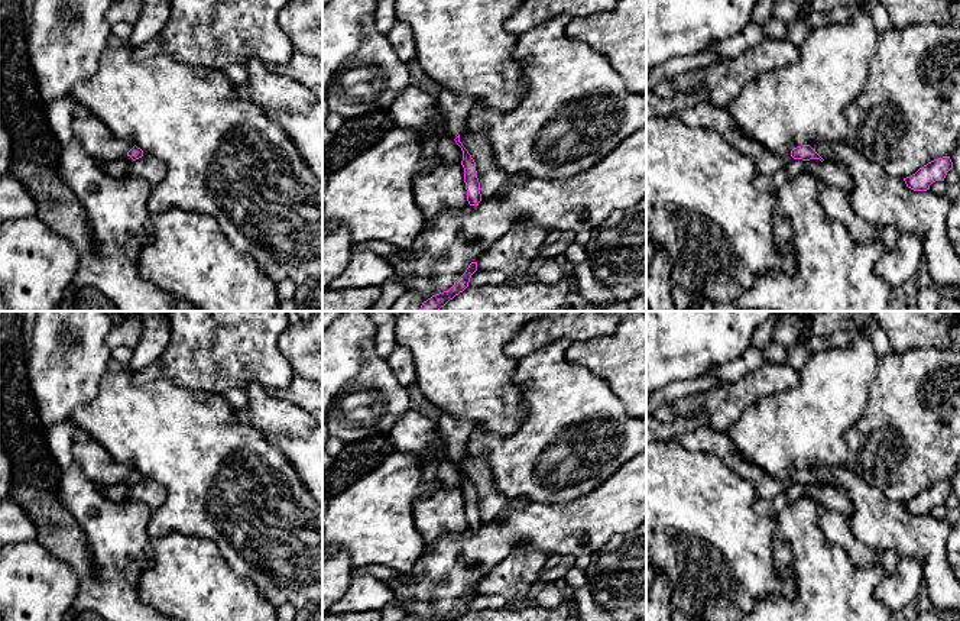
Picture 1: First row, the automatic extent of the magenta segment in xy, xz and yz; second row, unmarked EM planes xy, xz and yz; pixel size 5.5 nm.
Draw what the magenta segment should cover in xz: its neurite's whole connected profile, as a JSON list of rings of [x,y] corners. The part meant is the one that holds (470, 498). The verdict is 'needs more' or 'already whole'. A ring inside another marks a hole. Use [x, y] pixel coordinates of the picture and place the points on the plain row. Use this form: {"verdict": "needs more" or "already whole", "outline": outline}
{"verdict": "already whole", "outline": [[[460,459],[454,465],[463,475],[461,489],[464,492],[467,525],[470,530],[479,530],[479,527],[481,525],[481,518],[480,518],[480,507],[477,502],[477,495],[476,495],[476,486],[471,482],[471,479],[468,478],[468,475],[460,466]]]}

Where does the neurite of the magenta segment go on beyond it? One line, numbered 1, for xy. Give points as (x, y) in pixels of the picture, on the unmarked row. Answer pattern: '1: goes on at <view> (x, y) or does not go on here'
1: does not go on here

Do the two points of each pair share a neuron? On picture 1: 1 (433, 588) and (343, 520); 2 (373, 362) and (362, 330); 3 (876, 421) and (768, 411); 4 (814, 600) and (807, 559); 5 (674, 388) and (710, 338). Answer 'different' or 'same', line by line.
1: different
2: different
3: different
4: same
5: different

